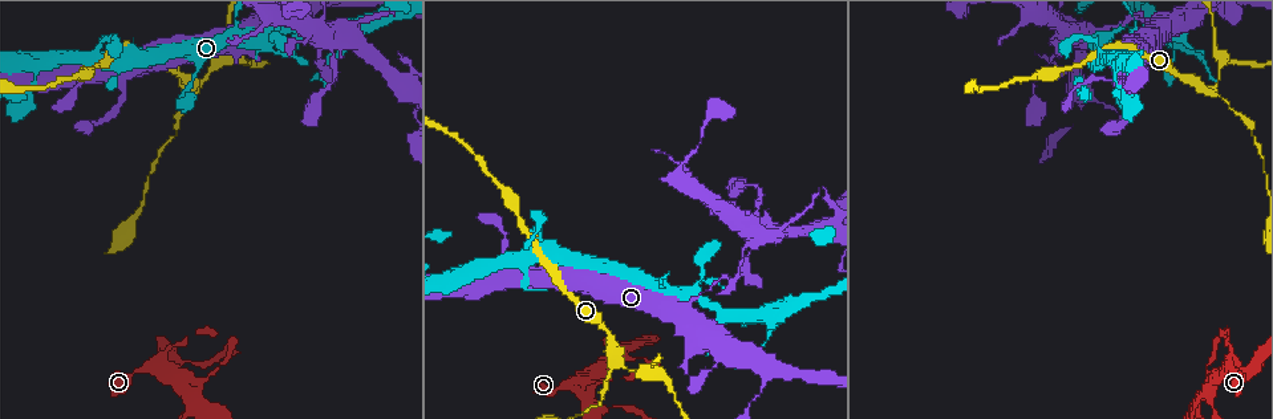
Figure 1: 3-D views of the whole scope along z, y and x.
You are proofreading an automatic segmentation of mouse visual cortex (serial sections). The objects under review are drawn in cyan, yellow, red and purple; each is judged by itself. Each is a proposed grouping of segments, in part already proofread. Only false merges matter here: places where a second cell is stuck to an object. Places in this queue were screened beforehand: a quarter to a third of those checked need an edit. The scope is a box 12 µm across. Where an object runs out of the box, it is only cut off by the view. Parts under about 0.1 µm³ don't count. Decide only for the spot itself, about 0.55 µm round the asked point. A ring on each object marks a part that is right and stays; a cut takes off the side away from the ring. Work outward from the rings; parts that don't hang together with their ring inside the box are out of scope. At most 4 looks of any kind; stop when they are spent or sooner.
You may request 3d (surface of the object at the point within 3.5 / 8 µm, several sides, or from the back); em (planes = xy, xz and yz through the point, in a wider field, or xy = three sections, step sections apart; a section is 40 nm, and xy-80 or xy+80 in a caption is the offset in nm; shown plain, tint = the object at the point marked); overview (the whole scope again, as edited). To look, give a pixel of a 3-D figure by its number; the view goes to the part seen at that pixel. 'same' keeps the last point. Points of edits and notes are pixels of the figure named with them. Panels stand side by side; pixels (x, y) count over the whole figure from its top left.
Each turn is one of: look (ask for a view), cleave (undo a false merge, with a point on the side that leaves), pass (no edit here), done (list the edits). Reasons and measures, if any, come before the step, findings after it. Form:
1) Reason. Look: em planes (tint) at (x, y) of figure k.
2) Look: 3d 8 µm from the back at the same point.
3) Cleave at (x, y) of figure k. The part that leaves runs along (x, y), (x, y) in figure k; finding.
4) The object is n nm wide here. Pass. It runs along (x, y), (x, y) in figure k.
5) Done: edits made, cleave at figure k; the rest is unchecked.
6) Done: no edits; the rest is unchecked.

A narrow waist. Look: 3d 3.5 µm from the back at (183, 85) of figure 1.

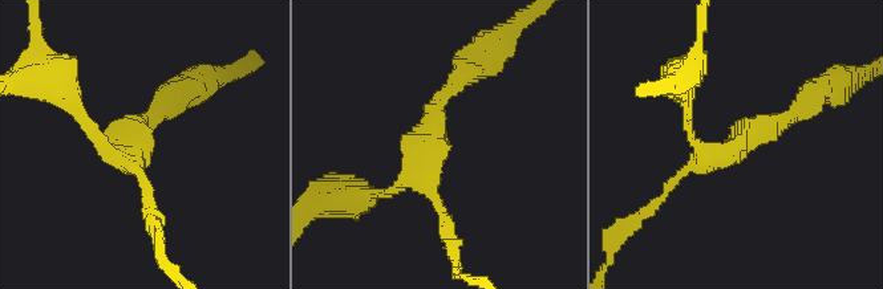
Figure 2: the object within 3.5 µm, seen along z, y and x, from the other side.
Need the tissue. Look: em xy step 3 (tint) at (138, 151) of figure 2.

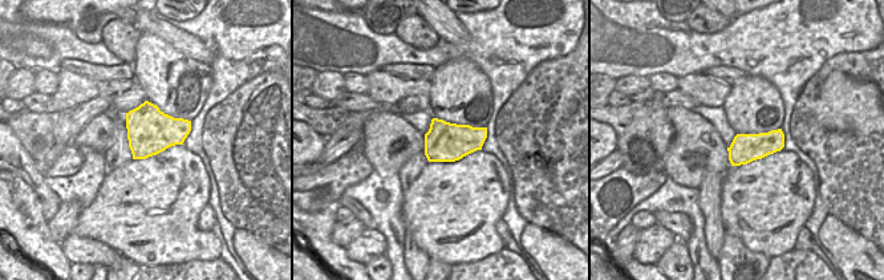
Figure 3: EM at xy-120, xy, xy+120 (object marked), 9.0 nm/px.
Pass. All the same cell.

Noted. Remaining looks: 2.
Thin neck. Look: 3d 3.5 µm from the back at (267, 37) of figure 1.

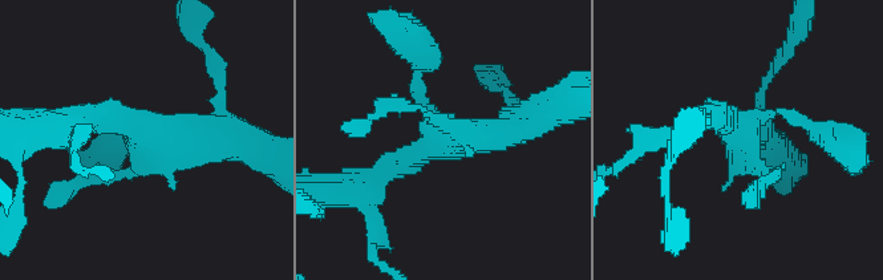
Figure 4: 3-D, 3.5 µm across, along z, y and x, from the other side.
Shape alone is not enough. Look: em xy step 1 (tint) at (736, 132) of figure 4.

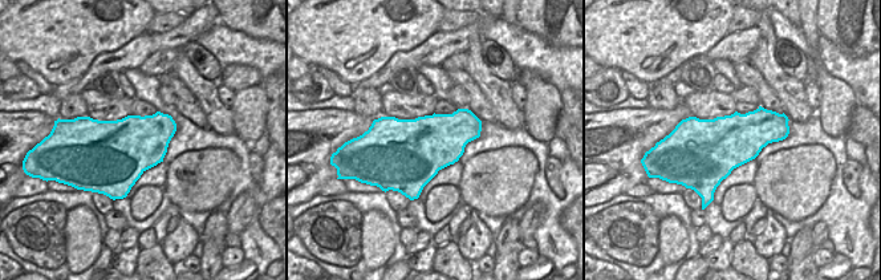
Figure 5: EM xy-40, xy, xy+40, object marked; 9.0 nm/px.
Pass. It runs along (523, 122), (438, 140), (368, 183) in figure 4; continuous, no second cell.

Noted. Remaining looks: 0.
Done: no edits; the rest is unchecked.

